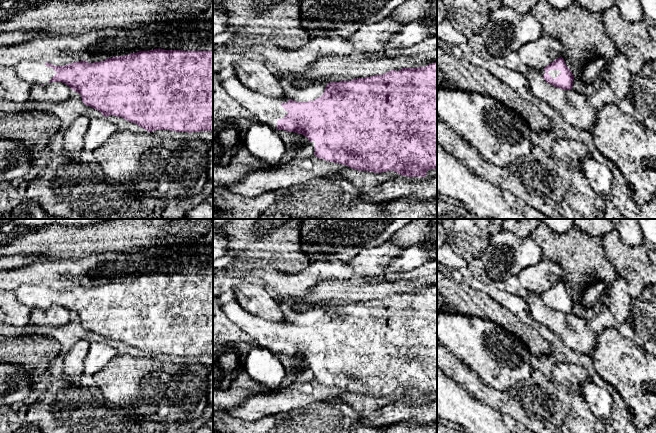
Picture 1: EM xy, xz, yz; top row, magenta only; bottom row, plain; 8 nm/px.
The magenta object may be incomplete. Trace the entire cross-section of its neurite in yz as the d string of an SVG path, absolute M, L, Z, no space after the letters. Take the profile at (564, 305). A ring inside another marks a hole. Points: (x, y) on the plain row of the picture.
M562 281L554 284L540 295L545 305L562 314L571 314L574 300Z

